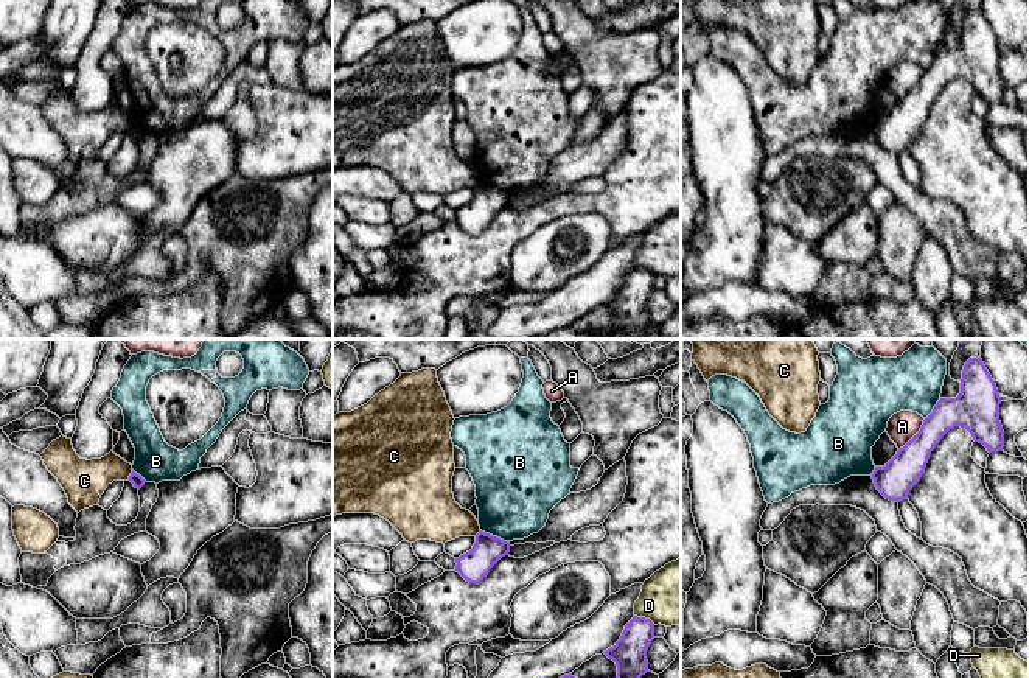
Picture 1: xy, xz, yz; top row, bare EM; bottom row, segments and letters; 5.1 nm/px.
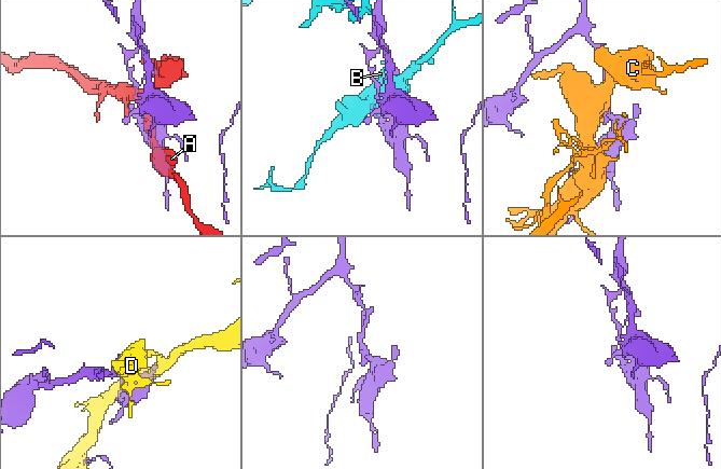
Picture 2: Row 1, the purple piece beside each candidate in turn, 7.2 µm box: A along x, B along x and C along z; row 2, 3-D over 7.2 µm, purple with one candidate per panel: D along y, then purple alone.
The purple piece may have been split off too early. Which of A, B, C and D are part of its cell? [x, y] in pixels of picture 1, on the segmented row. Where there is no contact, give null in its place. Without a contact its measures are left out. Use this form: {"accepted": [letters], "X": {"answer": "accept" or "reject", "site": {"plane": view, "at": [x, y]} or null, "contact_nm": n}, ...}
{"accepted": [], "A": {"answer": "reject", "site": {"plane": "yz", "at": [916, 434]}, "contact_nm": 220}, "B": {"answer": "reject", "site": {"plane": "xz", "at": [495, 537]}, "contact_nm": 160}, "C": {"answer": "reject", "site": {"plane": "xy", "at": [131, 475]}, "contact_nm": 50}, "D": {"answer": "reject", "site": {"plane": "xz", "at": [644, 618]}, "contact_nm": 120}}

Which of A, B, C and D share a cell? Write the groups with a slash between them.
A / B / C / D

